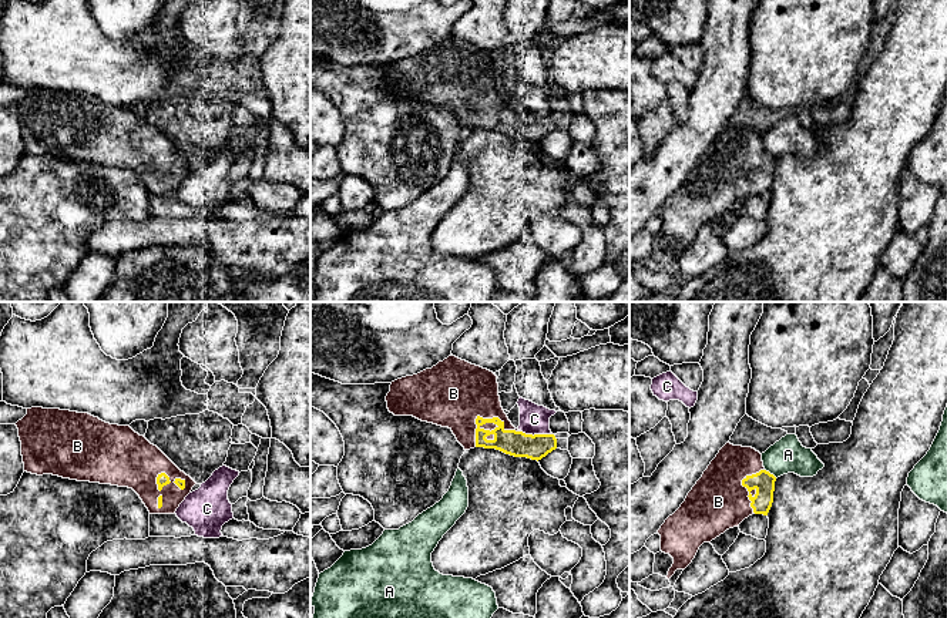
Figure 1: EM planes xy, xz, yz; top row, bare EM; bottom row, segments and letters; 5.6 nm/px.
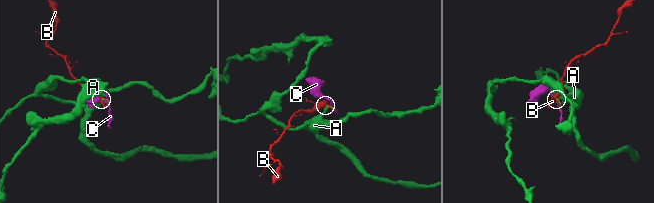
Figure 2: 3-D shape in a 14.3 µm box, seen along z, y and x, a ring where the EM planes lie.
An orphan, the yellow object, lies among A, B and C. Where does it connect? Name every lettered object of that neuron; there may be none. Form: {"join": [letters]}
{"join": ["B"]}

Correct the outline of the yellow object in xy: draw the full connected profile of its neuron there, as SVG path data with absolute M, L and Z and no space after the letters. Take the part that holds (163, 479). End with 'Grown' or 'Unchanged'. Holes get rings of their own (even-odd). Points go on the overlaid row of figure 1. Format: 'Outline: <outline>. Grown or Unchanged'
Outline: M43 407L27 409L16 426L24 471L132 488L150 514L175 514L197 484L130 426L110 424L88 413Z. Grown

